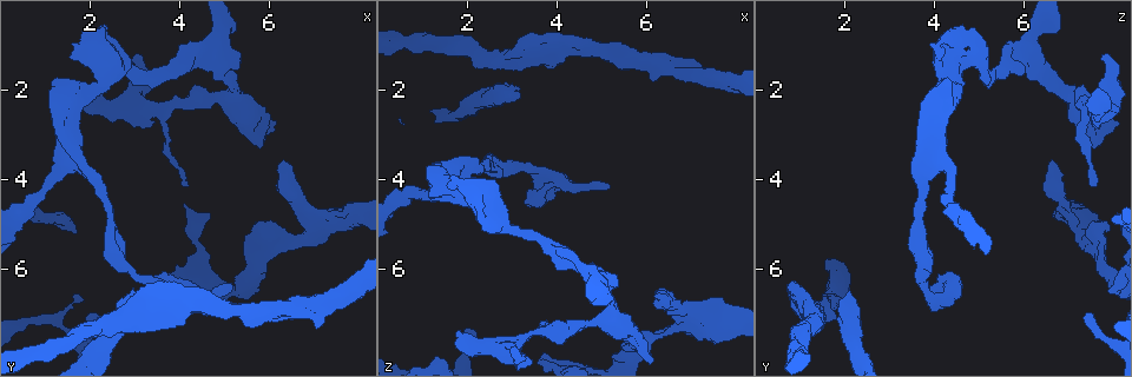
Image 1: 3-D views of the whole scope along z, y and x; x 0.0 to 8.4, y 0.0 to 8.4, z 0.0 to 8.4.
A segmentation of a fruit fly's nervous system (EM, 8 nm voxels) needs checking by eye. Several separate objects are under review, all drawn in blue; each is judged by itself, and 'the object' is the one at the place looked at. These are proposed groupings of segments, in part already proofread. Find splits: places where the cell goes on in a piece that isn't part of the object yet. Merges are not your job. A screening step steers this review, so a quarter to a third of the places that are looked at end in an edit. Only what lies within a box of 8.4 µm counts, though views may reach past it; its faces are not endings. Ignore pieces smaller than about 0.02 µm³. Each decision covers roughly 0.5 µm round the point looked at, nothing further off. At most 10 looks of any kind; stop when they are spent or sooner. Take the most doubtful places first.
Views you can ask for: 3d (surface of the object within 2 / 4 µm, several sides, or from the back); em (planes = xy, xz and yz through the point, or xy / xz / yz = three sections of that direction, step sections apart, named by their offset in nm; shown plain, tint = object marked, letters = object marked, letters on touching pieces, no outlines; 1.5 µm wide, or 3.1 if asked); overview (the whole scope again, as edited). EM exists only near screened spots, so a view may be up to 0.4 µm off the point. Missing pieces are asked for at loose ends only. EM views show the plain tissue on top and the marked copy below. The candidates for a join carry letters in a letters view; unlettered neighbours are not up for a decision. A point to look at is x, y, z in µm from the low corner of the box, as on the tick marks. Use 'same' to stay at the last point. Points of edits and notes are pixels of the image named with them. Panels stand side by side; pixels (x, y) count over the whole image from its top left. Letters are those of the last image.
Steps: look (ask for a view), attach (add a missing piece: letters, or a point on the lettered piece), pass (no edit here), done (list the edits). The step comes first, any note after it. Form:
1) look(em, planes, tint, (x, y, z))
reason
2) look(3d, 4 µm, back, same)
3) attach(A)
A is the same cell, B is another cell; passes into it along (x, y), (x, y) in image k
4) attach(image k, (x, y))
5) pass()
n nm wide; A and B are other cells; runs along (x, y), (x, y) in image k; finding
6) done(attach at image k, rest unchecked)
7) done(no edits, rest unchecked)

look(3d, 4 µm, (2.05, 7.00, 7.35))
free end

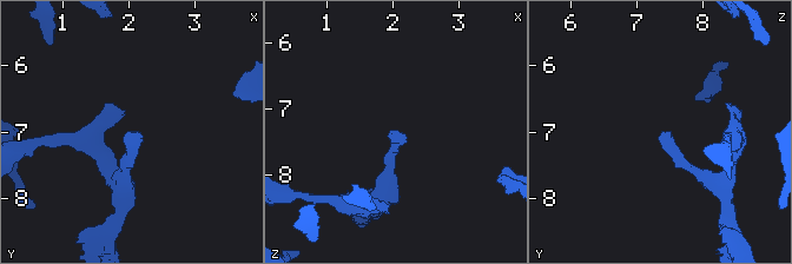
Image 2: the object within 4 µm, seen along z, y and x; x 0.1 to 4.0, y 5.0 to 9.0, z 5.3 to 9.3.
look(em, planes, letters, (2.05, 7.00, 7.45))

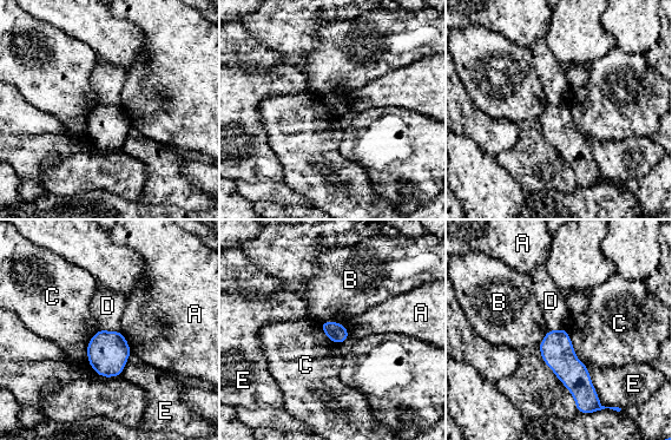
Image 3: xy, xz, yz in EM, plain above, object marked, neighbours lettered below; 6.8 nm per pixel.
pass()
130 nm wide; A, B, C, D and E are other cells; no lettered piece goes on from it

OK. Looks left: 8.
look(em, xy, step 4, letters, (4.15, 4.15, 7.60))

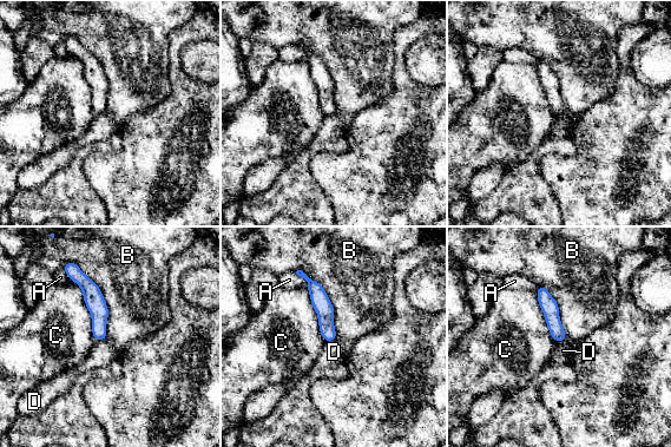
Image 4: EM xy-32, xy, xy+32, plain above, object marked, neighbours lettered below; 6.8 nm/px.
pass()
A, B, C and D are other cells; border along (72, 280), (81, 290), (96, 341) in image 4; no lettered piece goes on from it

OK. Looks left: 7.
look(em, planes, tint, (2.35, 0.60, 4.60))
branch stops here

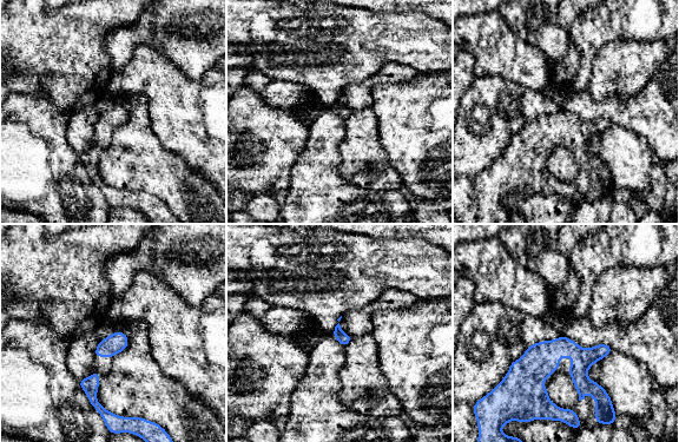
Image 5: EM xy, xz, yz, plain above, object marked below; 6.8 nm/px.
look(em, planes, letters, same)
see the neighbours

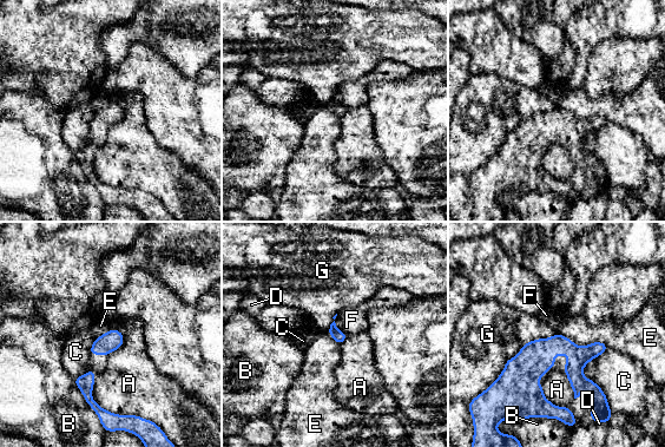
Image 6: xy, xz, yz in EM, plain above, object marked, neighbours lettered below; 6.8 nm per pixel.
pass()
G touches over 550 nm; A, B, C, D, E, F and G are other cells; border along (336, 314), (335, 324), (349, 336) in image 6; none of them fits

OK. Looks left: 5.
look(3d, 2 µm, (4.05, 6.40, 0.85))
branch stops here

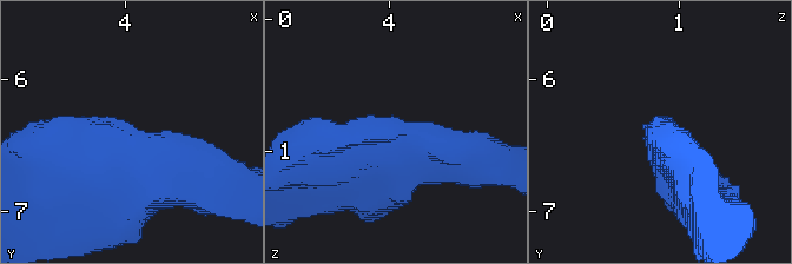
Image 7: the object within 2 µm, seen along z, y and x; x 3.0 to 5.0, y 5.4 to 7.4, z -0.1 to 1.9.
look(em, xy, step 4, tint, (4.02, 6.36, 0.88))

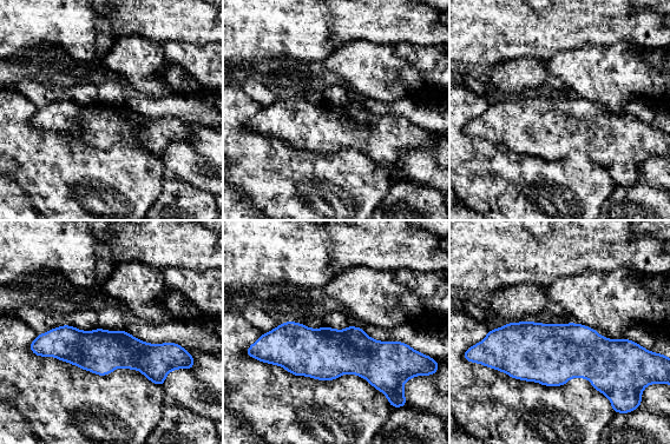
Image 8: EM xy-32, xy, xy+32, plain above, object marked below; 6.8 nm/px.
look(em, planes, letters, same)
cut it another way

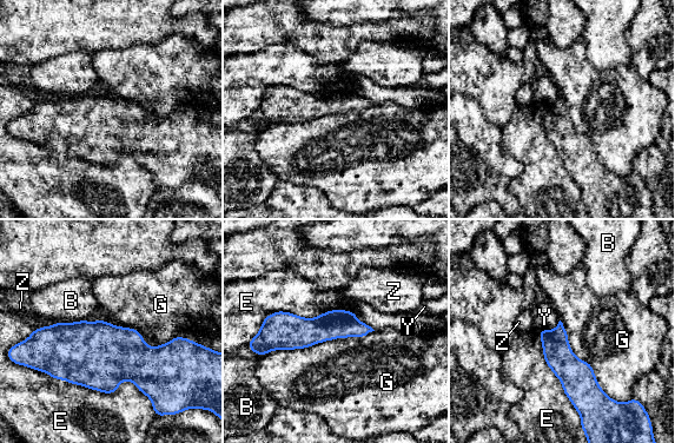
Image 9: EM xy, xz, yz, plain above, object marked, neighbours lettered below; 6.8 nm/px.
pass()
B, E, G, Y and Z are other cells; runs along (293, 326), (368, 329) in image 9; no lettered piece goes on from it

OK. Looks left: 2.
look(em, planes, letters, (3.70, 6.15, 4.20))
branch stops here

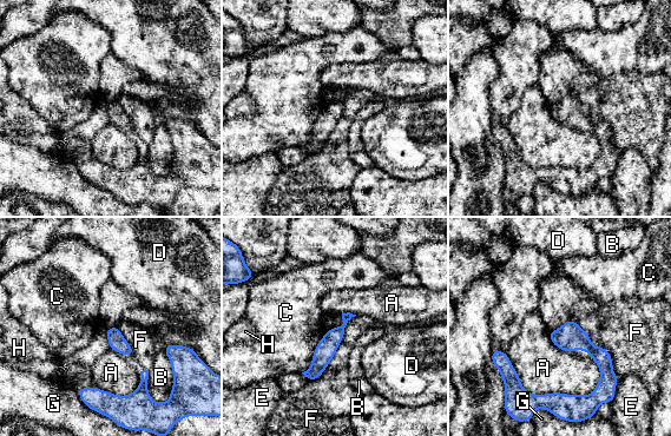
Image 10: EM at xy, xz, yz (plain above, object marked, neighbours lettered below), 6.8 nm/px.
pass()
A, B, C, D, E, F, G and H are other cells; border along (355, 315), (334, 357), (310, 381) in image 10; none of them fits

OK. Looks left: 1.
done(no edits, rest unchecked)

